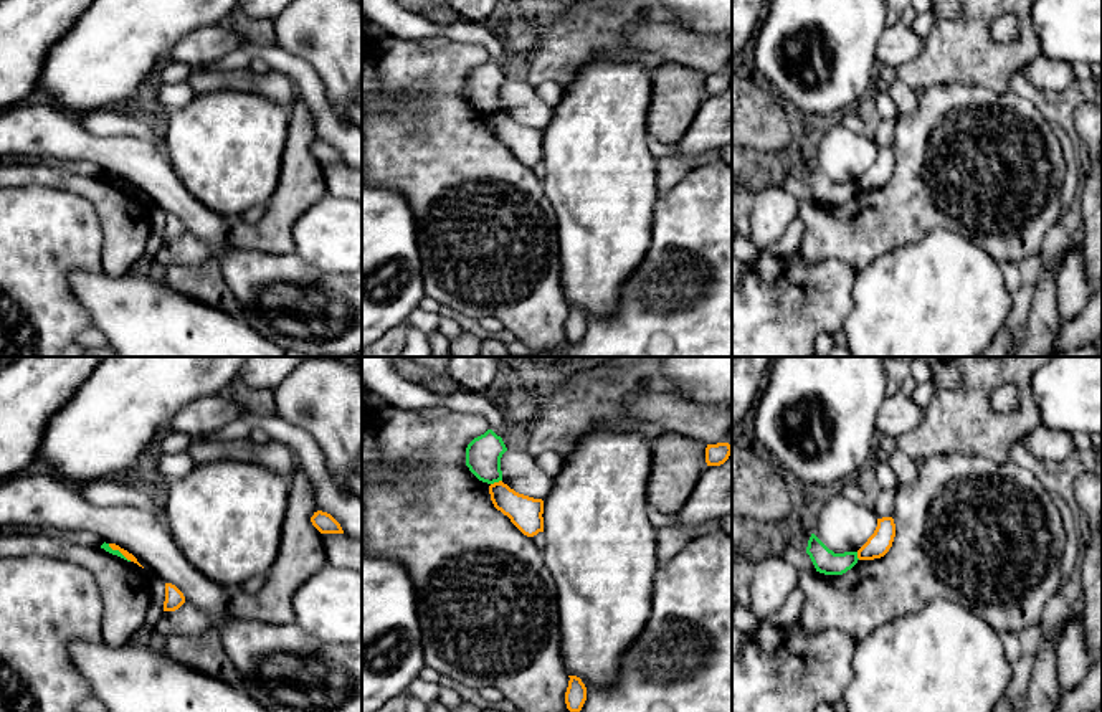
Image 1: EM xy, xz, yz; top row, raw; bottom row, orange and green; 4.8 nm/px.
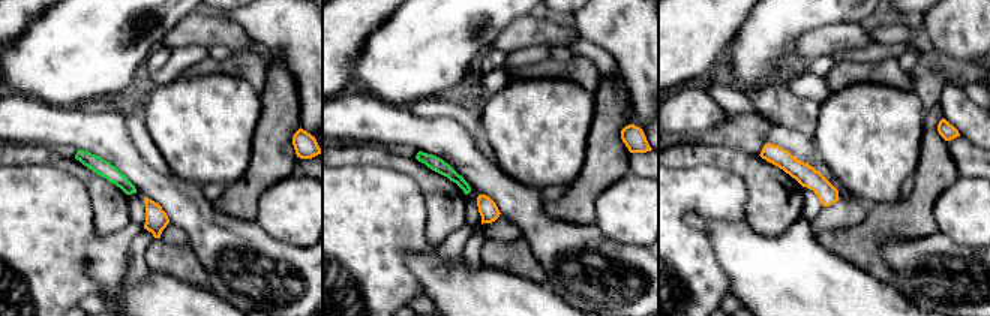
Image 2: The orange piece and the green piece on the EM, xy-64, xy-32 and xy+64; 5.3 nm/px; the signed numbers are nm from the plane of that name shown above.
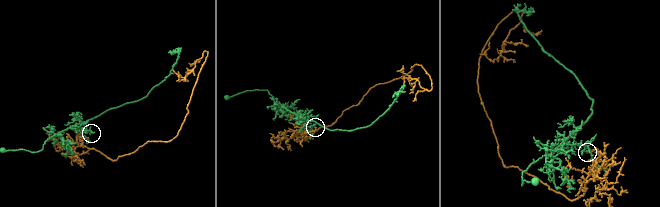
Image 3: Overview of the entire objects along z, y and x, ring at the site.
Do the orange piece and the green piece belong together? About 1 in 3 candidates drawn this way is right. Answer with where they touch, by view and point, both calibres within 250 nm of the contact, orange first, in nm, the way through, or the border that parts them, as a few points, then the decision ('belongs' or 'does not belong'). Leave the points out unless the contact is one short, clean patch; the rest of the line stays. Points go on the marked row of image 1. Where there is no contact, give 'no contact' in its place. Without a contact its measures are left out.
meets orange in xz at (496, 483); 160 nm thick on the orange side, 180 nm on the other; border along xz (501, 479), (491, 484); does not belong

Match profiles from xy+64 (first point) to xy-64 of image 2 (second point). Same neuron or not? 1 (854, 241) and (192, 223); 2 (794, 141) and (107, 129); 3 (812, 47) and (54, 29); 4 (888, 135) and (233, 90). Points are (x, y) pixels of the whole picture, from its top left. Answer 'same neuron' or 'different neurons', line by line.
1: different neurons
2: same neuron
3: different neurons
4: same neuron

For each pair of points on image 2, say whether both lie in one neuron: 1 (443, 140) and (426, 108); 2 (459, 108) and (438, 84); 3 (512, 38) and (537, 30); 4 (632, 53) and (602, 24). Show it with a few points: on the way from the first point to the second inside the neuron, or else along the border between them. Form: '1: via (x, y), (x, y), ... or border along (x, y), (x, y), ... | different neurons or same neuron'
1: border along (407, 107), (419, 116), (453, 117), (464, 128) | different neurons
2: border along (449, 95), (426, 96), (413, 104) | different neurons
3: via (518, 35), (531, 30) | same neuron
4: via (624, 45), (606, 32) | same neuron

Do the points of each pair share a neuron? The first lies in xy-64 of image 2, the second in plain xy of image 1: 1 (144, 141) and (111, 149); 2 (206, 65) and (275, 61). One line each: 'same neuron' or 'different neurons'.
1: different neurons
2: different neurons

